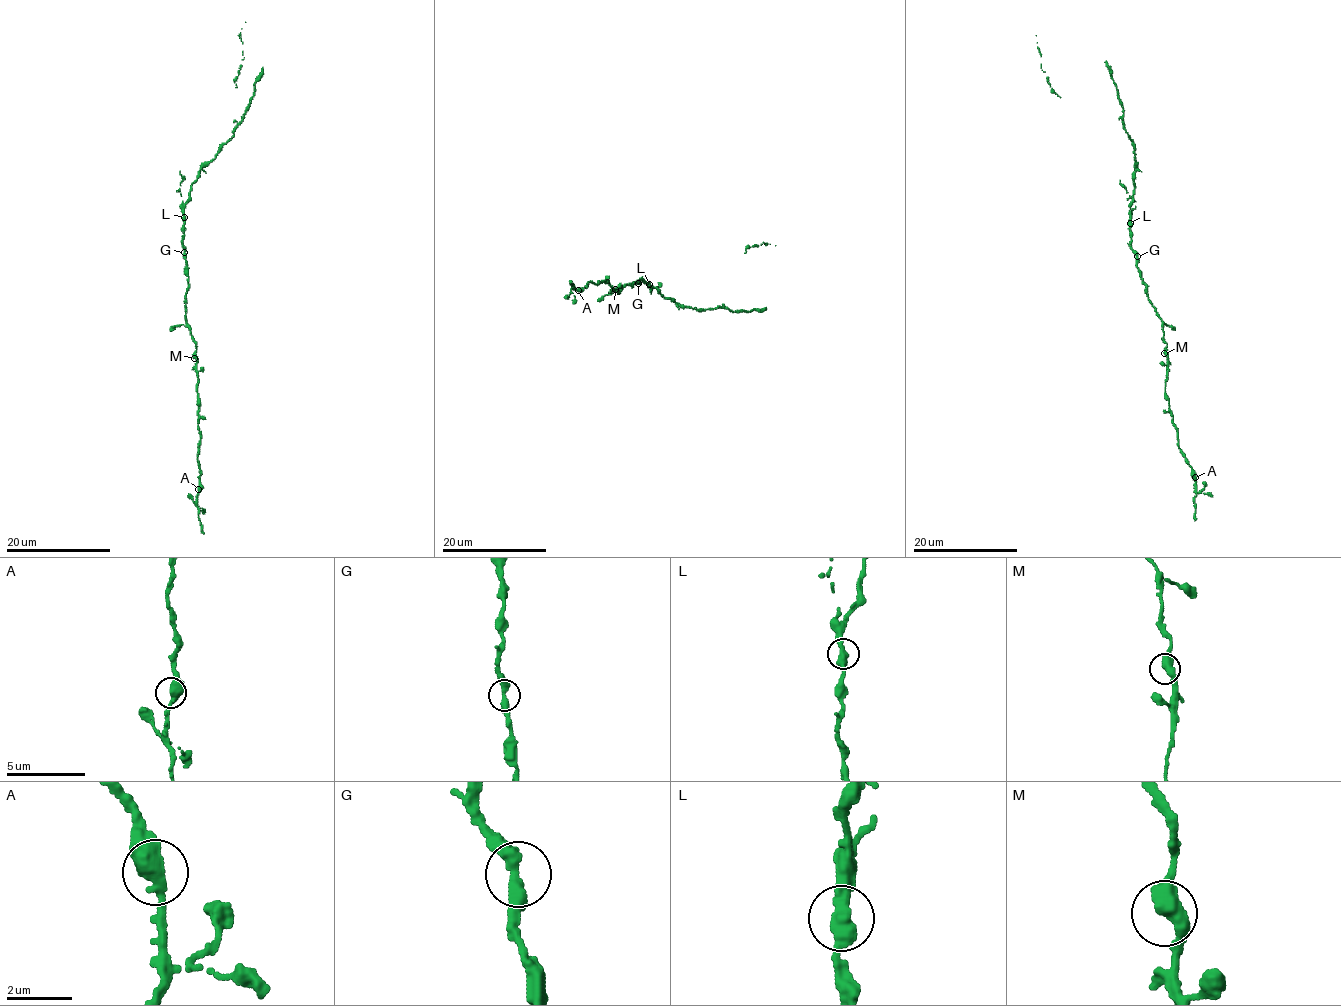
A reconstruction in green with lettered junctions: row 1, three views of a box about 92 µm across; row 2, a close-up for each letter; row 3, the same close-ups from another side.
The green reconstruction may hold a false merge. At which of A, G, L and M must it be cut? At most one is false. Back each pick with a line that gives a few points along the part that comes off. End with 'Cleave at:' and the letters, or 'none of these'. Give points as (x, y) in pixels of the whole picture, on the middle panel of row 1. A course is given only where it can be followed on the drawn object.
Cleave at: L

